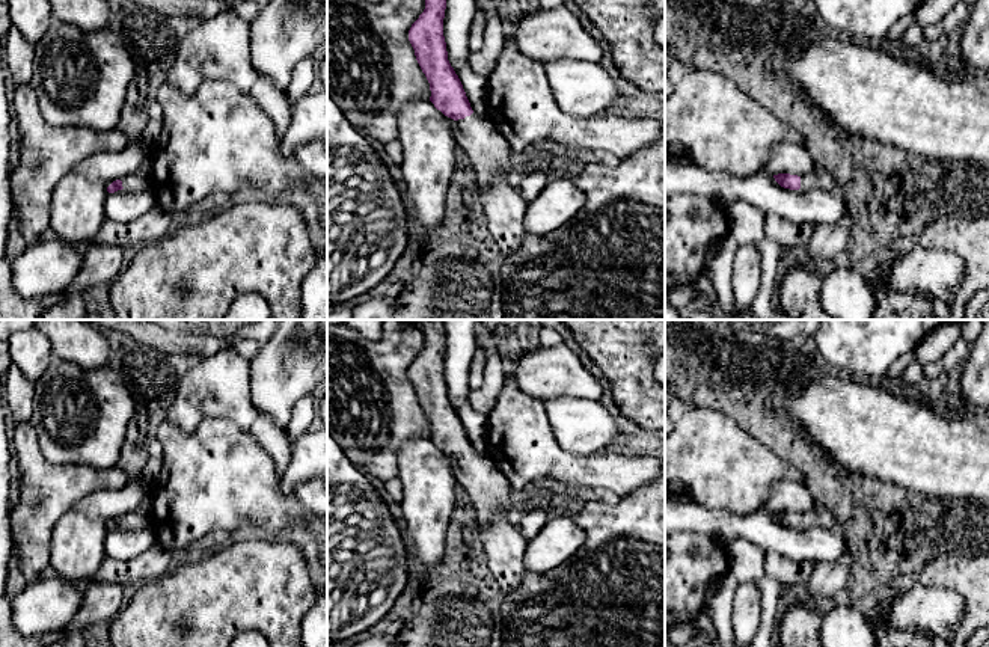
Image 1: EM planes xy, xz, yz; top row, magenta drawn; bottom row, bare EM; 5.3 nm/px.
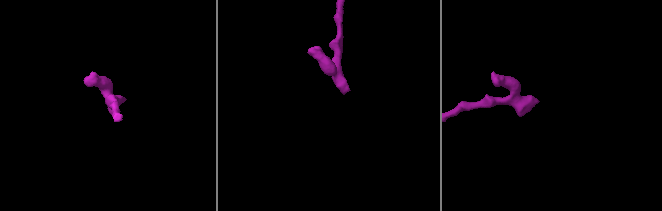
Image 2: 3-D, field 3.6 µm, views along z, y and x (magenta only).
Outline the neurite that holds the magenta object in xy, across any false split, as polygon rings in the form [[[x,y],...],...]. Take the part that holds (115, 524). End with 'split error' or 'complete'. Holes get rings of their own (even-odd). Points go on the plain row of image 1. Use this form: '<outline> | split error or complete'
[[[148,486],[146,498],[142,501],[137,511],[127,513],[122,517],[113,519],[109,525],[109,531],[115,531],[118,528],[142,528],[142,526],[152,526],[152,504],[154,496],[151,487]]] | split error

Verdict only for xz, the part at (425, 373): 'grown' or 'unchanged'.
grown

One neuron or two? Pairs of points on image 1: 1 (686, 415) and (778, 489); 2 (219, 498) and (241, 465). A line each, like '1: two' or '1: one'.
1: two
2: one

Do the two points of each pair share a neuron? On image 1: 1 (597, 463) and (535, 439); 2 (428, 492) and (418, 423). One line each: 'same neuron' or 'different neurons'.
1: same neuron
2: different neurons

